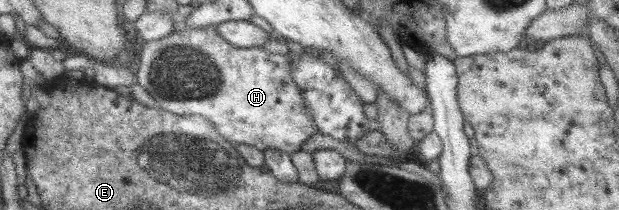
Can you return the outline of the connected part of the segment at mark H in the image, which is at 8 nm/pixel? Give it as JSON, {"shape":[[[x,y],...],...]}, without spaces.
{"shape":[[[214,25],[201,29],[185,26],[166,37],[145,41],[136,55],[138,65],[132,70],[136,71],[137,83],[160,109],[181,116],[204,117],[214,125],[221,137],[233,145],[246,143],[260,151],[274,147],[290,154],[298,151],[300,144],[316,133],[314,120],[304,106],[301,90],[290,76],[286,55],[268,53],[259,47],[234,47],[216,32]]]}

